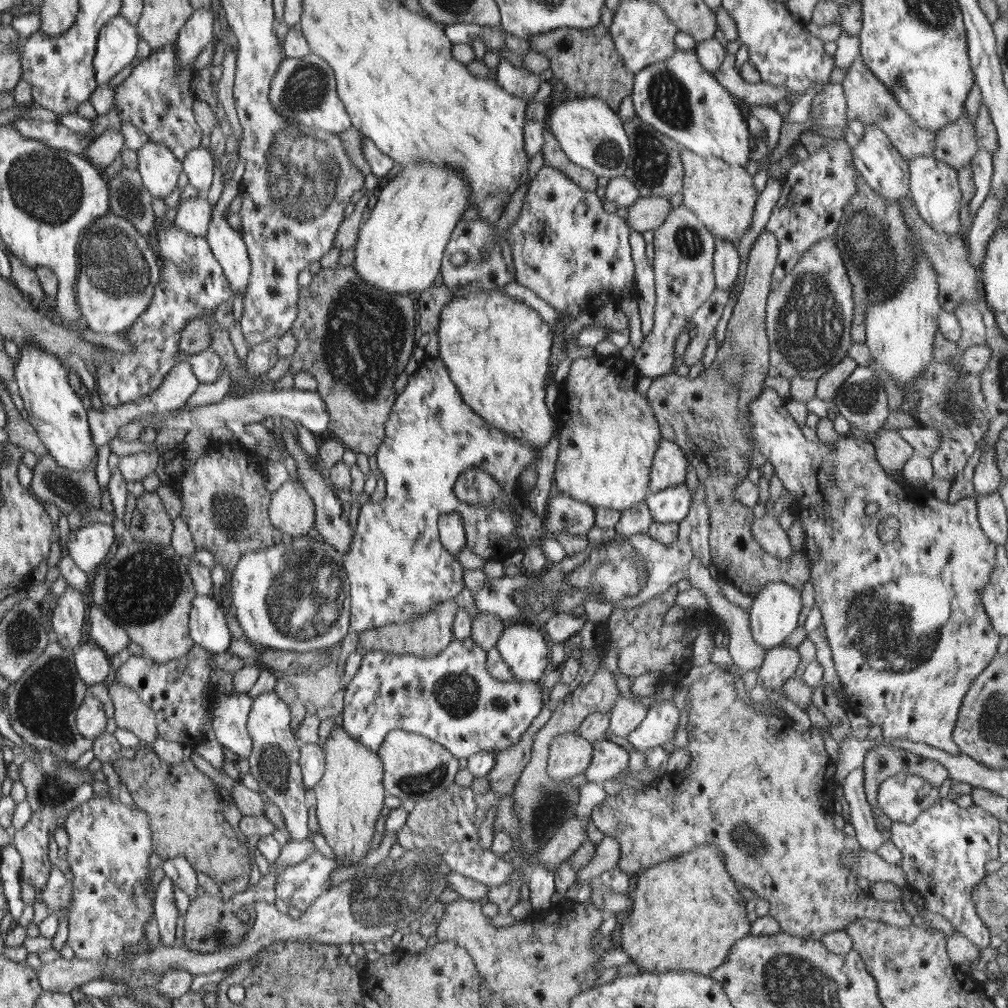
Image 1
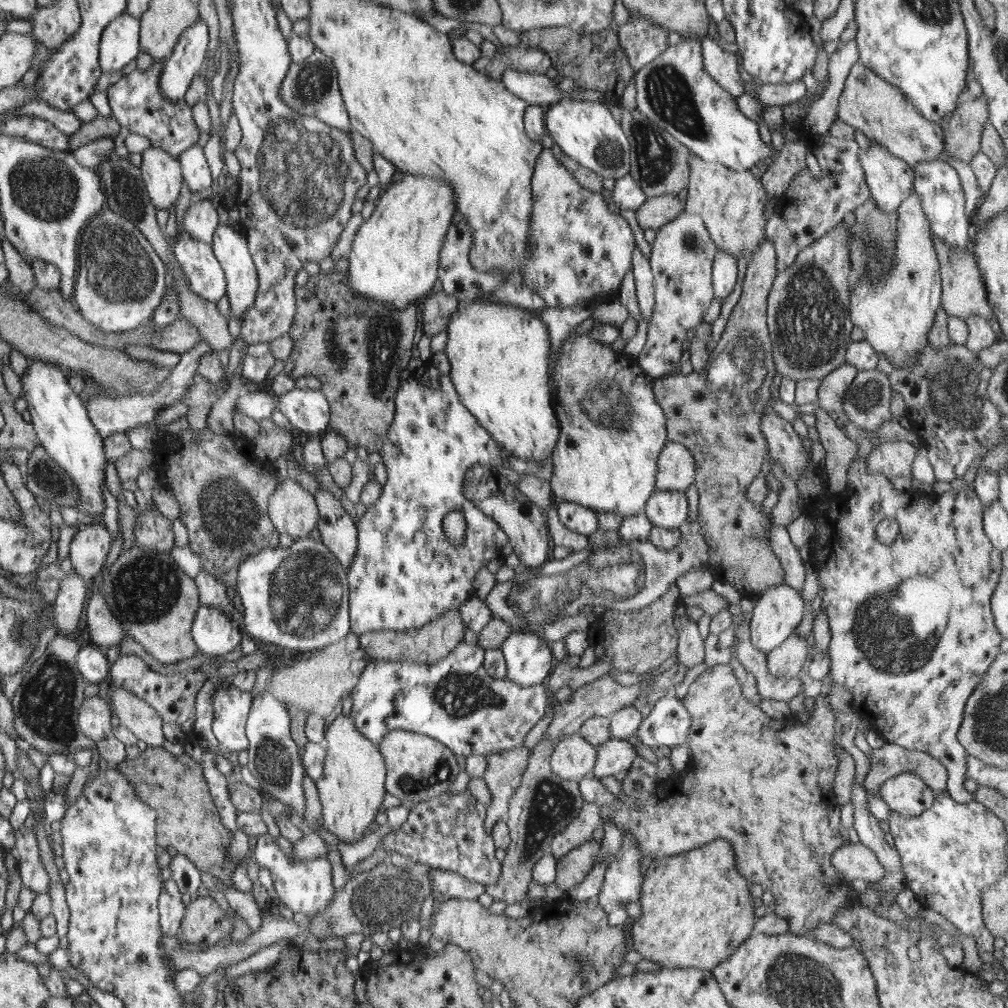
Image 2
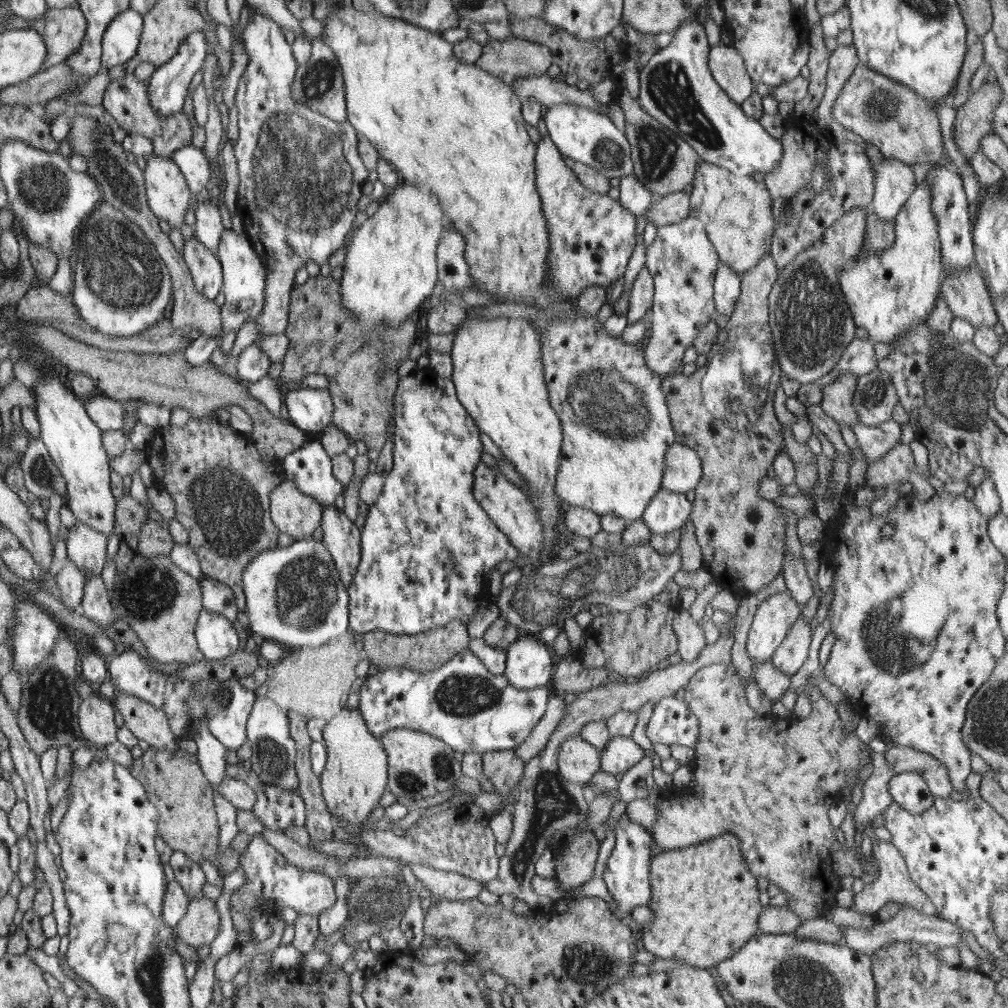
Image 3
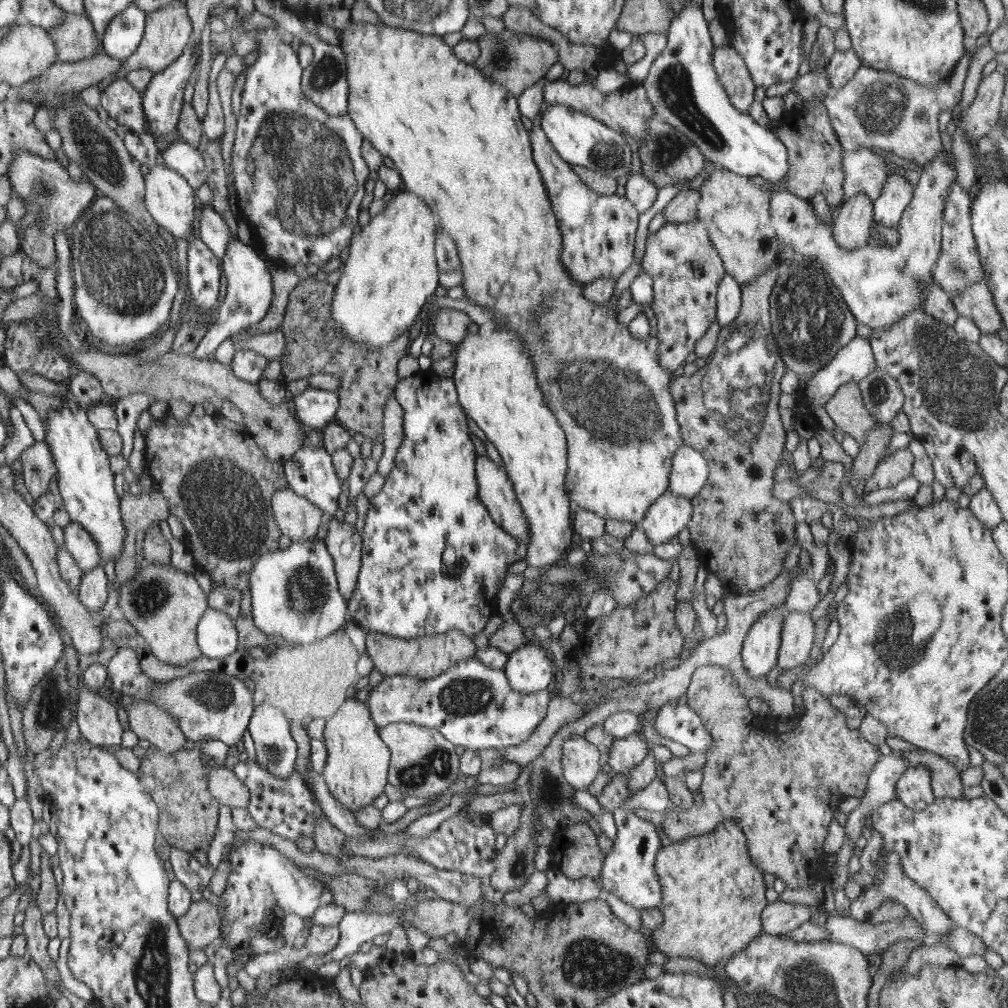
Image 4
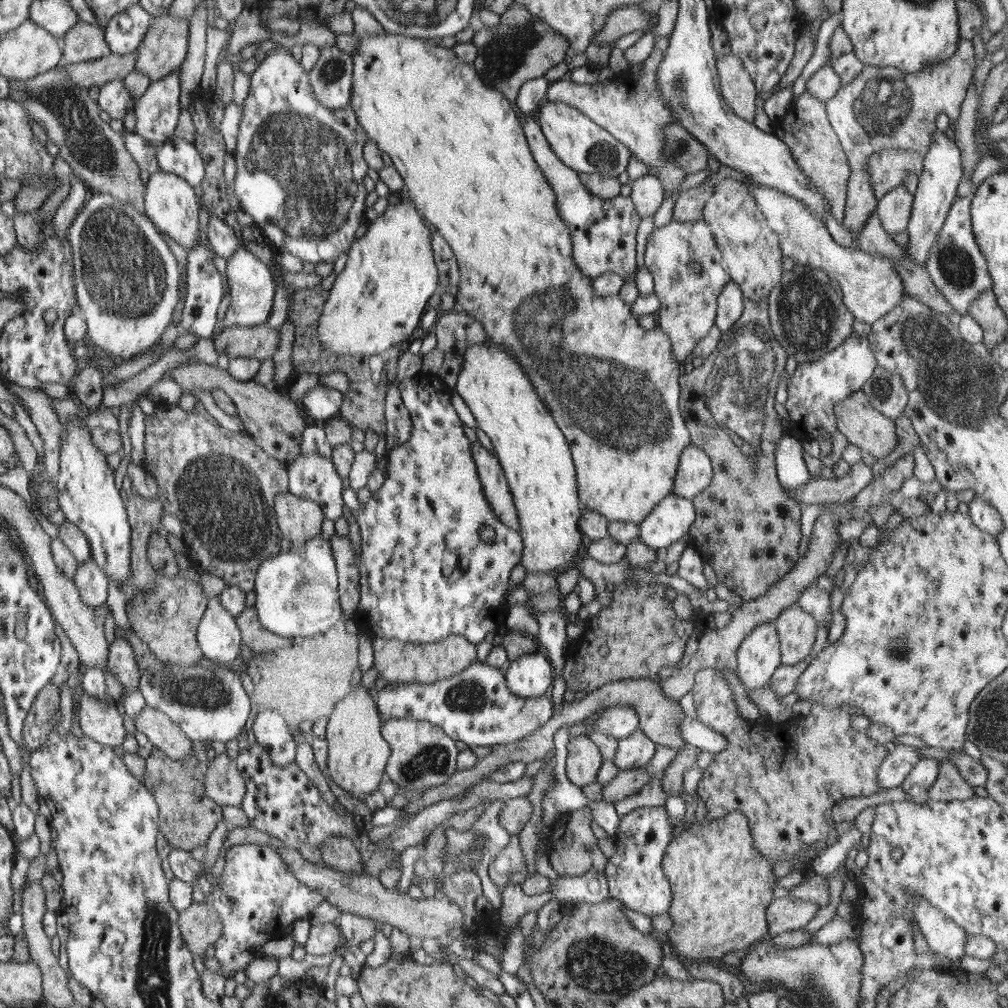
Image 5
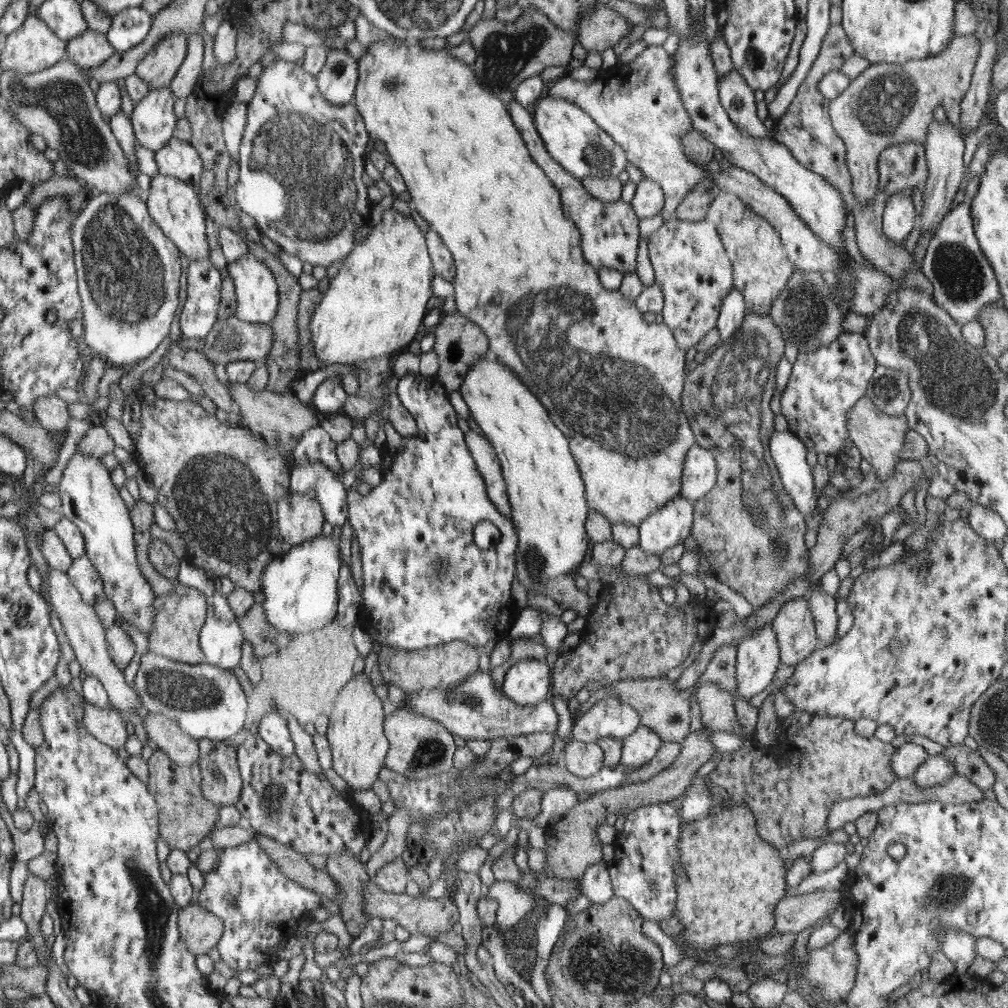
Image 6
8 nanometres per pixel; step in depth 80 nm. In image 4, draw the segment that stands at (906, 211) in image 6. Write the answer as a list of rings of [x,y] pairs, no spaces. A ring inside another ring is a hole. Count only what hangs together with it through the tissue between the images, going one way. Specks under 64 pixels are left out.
[[[890,170],[888,175],[882,194],[873,201],[873,220],[896,229],[902,213],[912,200],[914,185],[896,174],[896,170]]]

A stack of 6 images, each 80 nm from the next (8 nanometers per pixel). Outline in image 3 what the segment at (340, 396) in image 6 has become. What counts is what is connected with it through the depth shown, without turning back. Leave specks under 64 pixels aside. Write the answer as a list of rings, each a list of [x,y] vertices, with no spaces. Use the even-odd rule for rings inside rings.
[[[300,388],[283,392],[283,410],[302,432],[323,431],[333,423],[334,404],[328,389]]]

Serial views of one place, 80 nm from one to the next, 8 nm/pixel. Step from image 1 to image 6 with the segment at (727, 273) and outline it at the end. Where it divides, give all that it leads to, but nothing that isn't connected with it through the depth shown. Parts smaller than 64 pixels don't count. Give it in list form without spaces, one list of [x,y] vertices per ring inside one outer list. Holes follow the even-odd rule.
[[[734,287],[723,298],[720,305],[719,317],[717,320],[717,329],[719,330],[719,338],[728,340],[742,326],[742,321],[746,316],[747,306],[742,294]]]

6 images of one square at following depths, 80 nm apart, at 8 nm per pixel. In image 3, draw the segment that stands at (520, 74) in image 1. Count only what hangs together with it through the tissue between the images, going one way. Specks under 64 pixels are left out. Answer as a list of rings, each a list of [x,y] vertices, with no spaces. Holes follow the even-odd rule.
[[[548,74],[532,78],[515,78],[512,88],[522,100],[535,98],[545,109],[559,104],[579,104],[602,114],[607,115],[610,112],[609,104],[596,101],[589,87],[557,82]]]

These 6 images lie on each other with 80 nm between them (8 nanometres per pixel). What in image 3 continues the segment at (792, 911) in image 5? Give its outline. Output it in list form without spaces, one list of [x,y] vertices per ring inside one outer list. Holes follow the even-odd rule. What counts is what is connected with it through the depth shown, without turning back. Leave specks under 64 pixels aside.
[[[788,905],[770,906],[758,918],[758,932],[764,934],[794,934],[800,926],[800,918]]]

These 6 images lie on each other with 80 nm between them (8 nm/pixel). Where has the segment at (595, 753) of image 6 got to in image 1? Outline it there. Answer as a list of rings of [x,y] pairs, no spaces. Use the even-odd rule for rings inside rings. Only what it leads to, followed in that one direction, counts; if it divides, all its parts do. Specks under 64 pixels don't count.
[[[577,732],[560,734],[549,746],[547,773],[557,781],[585,774],[594,755],[594,744]]]

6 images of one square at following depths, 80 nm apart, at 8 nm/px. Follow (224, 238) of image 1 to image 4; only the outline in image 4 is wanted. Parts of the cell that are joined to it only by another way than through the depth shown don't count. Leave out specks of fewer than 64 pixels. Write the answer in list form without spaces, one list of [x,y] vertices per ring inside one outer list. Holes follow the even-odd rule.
[[[231,235],[222,260],[226,271],[227,293],[224,302],[219,305],[219,313],[213,324],[209,325],[203,340],[191,355],[196,357],[196,360],[208,359],[208,354],[214,354],[217,346],[226,338],[237,335],[246,328],[258,326],[273,306],[275,290],[272,273],[269,271],[268,261],[262,258],[253,244],[244,244],[238,237]]]

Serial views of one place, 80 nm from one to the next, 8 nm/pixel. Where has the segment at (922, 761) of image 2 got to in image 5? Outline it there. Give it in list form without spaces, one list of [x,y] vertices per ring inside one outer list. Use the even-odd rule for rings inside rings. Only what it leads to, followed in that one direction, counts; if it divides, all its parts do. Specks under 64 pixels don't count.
[[[939,757],[939,773],[936,782],[929,788],[929,798],[932,801],[968,800],[976,796],[974,787],[970,786],[956,765],[947,758]]]

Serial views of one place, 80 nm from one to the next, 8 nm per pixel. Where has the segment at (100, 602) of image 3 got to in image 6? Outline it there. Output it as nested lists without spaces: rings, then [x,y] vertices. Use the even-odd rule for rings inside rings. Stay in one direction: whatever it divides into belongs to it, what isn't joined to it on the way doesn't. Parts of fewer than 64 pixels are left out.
[[[86,554],[73,559],[66,573],[89,605],[95,605],[106,597],[104,581]]]

